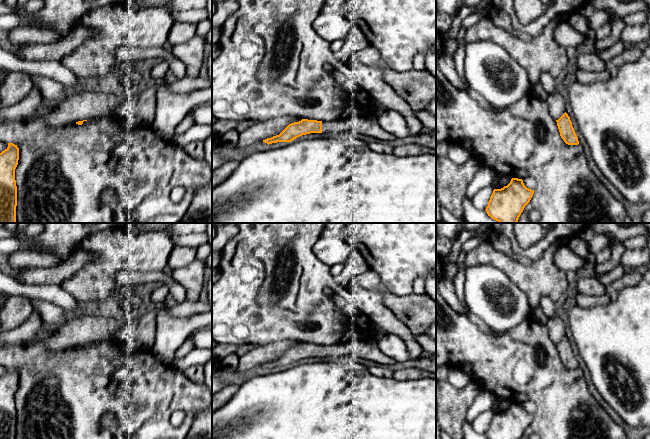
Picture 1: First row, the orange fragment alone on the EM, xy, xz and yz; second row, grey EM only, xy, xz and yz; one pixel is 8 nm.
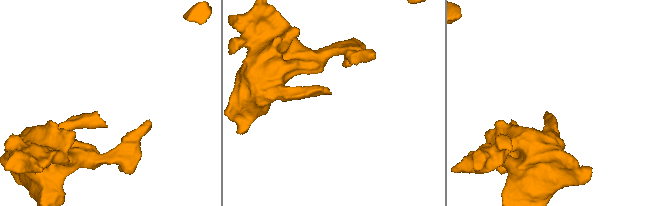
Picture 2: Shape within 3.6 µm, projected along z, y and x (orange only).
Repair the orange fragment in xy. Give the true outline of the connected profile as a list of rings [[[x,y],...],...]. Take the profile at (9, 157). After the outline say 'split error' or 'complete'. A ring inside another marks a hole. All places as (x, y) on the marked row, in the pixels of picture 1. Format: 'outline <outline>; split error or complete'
outline [[[13,143],[0,153],[0,223],[16,223],[17,186],[15,169],[19,148]]]; complete

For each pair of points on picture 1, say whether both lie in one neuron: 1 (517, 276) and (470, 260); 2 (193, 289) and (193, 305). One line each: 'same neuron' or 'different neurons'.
1: same neuron
2: different neurons

